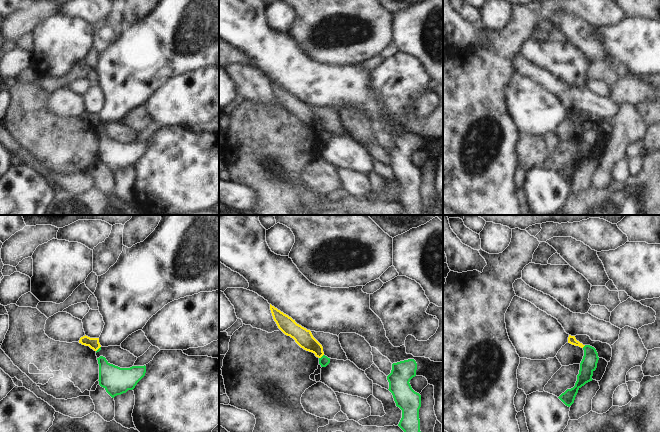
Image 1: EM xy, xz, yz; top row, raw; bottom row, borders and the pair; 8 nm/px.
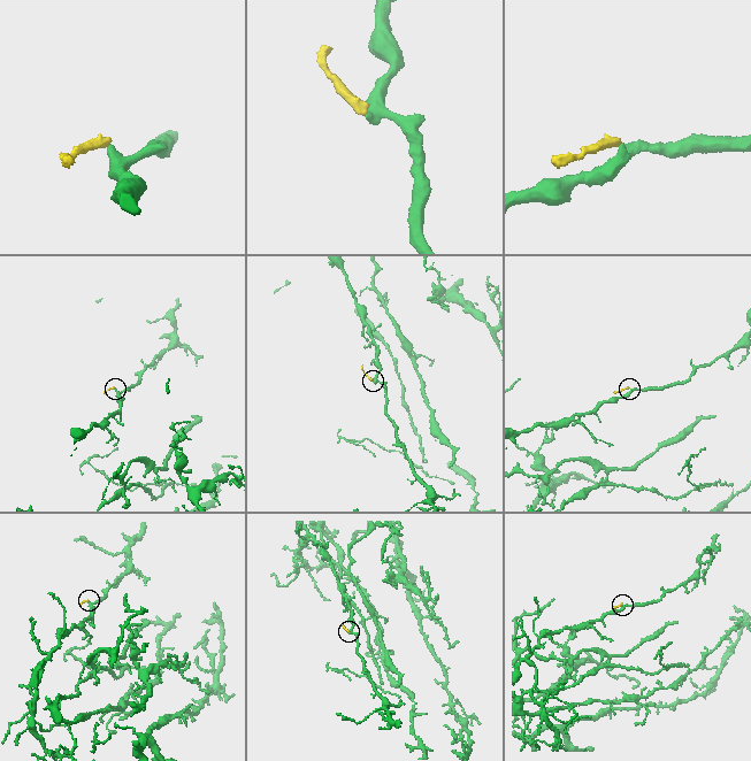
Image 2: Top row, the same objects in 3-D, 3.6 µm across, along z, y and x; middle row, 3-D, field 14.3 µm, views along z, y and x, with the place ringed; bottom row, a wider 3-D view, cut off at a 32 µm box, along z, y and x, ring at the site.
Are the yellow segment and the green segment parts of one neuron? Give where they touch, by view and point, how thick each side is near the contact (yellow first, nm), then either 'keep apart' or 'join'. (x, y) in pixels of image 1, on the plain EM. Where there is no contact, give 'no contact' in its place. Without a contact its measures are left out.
xz (321, 132) | 140/80 nm | keep apart

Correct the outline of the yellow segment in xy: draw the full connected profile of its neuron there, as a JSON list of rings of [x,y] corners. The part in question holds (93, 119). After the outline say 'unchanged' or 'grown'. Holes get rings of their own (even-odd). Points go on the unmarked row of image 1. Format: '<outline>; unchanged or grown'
[[[86,111],[80,114],[79,119],[85,122],[89,122],[94,127],[97,127],[101,123],[99,114],[90,114]]]; unchanged

